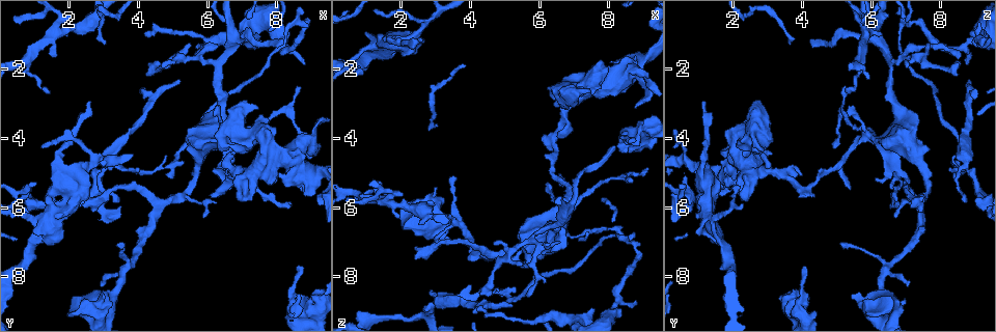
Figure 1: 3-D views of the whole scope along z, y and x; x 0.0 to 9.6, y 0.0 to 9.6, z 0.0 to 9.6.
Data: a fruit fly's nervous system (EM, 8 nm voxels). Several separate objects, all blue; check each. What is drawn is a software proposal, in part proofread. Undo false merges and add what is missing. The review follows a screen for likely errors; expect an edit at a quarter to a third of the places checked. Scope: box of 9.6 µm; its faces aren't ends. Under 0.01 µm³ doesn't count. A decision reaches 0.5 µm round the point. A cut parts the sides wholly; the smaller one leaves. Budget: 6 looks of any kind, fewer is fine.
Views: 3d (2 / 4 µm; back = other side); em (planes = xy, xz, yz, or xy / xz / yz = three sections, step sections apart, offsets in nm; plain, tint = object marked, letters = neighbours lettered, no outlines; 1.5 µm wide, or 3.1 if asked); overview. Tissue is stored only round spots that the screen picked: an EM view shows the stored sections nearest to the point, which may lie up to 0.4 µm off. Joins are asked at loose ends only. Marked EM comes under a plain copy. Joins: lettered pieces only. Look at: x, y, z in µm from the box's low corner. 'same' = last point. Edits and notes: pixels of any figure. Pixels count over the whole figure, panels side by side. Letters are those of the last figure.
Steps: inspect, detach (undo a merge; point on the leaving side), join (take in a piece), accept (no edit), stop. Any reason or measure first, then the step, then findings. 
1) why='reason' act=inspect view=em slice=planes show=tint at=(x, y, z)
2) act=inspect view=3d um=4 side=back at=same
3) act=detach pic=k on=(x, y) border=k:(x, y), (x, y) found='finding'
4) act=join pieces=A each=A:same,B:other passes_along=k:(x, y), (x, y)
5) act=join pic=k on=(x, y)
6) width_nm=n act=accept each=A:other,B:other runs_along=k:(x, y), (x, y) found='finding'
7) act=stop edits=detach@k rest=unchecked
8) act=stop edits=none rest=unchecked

why='branch stops here' act=inspect view=3d um=2 at=(7.75, 4.45, 2.80)

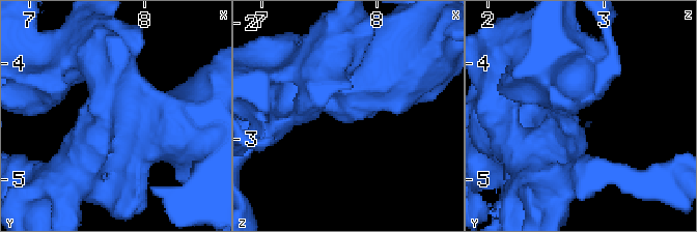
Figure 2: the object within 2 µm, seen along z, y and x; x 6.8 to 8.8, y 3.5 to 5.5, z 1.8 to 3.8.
why='shape alone is not enough' act=inspect view=em slice=planes show=tint at=(7.74, 4.48, 2.76)

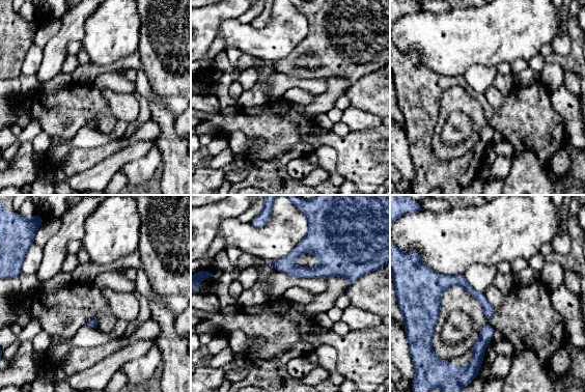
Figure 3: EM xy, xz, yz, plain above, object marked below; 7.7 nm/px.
why='what lies round it' act=inspect view=em slice=planes show=letters at=same

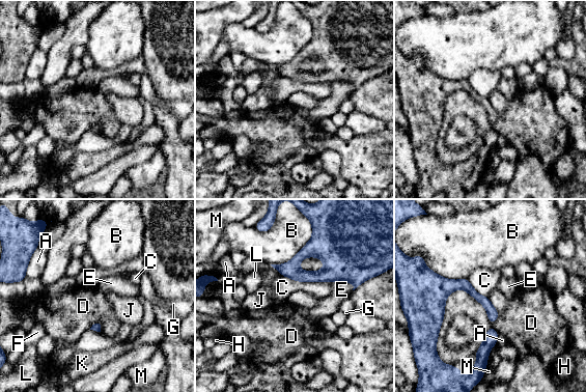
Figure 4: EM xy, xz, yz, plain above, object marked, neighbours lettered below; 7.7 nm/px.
act=accept each=A:other,B:other,C:other,D:other,E:other,F:other,G:other,H:other,J:other,K:other,L:other,M:other border=4:(487, 297), (499, 315) found='no lettered piece goes on from it'

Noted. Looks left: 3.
why='an open end' act=inspect view=em slice=planes show=letters at=(2.60, 2.95, 1.10)

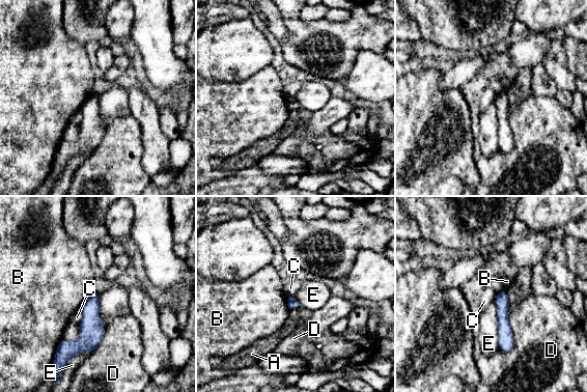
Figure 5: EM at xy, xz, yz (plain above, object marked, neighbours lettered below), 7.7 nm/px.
longest_contact=D:400nm act=accept each=A:other,B:other,C:other,D:other,E:other runs_along=5:(95, 295), (90, 333), (66, 350) found='no lettered piece goes on from it'

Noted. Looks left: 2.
act=inspect view=3d um=4 at=(5.20, 2.25, 8.80)

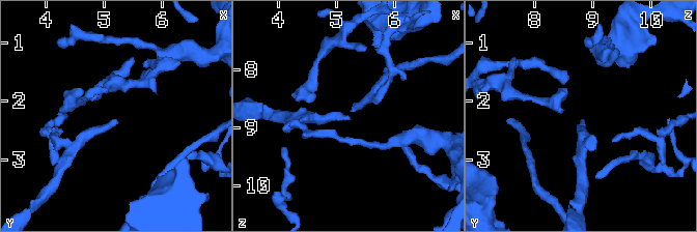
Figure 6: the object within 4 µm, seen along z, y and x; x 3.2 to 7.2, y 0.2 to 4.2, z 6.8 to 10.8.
act=inspect view=em slice=planes show=letters at=(5.20, 2.35, 8.85)

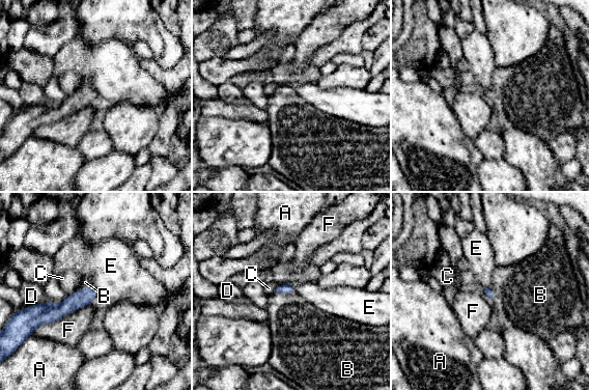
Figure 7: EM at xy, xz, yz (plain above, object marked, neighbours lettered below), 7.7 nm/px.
act=join pieces=B each=A:other,B:same,C:other,D:other,E:other,F:other passes_along=7:(284, 288), (284, 292), (294, 323) found='the neuron continues'

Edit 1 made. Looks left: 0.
act=stop edits=join@7 rest=unchecked

